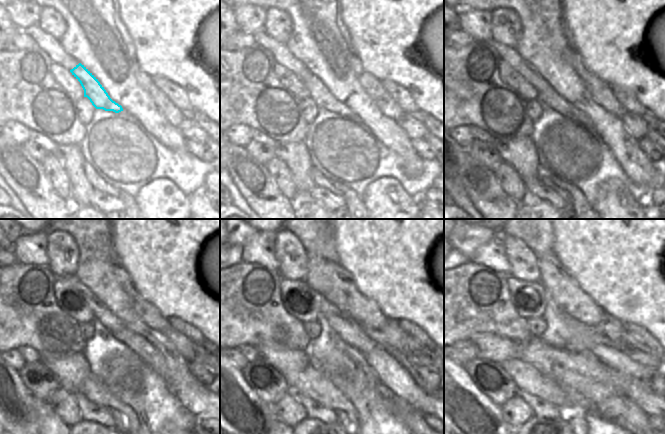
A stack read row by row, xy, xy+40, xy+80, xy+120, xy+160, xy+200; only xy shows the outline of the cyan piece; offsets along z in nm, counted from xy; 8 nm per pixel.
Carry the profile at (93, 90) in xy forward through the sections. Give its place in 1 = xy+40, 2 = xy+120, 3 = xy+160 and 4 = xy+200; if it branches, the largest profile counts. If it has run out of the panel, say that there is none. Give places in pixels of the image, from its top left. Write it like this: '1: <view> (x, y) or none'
1: xy+40 (319, 92)
2: xy+120 (150, 355)
3: xy+160 (391, 374)
4: xy+200 (634, 389)

